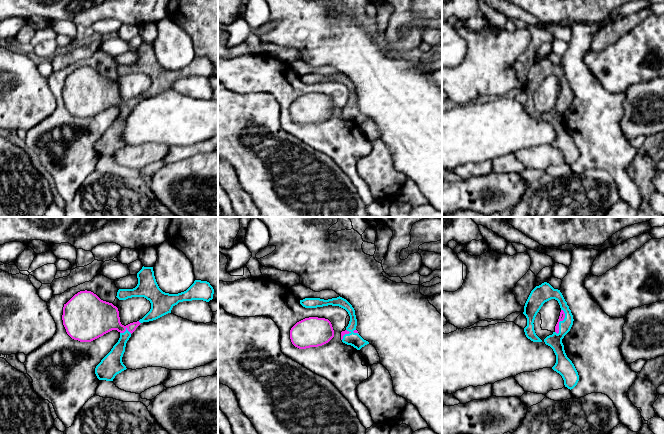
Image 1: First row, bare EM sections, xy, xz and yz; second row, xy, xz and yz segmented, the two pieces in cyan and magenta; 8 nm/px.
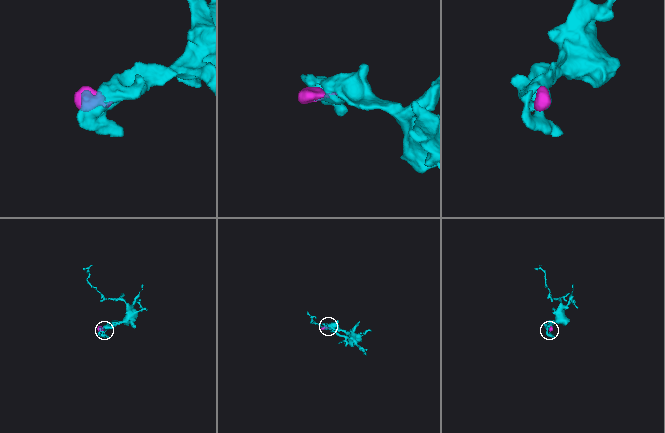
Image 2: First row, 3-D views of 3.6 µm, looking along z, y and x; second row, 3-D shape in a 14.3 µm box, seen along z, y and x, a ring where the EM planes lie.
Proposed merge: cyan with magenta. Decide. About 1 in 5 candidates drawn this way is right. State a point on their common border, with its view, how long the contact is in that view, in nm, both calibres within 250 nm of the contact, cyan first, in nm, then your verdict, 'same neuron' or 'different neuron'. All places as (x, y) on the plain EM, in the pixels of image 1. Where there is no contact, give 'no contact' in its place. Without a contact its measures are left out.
meets cyan in yz at (560, 97); contact 220 nm long; 120 nm thick on the cyan side, 50 nm on the other; same neuron

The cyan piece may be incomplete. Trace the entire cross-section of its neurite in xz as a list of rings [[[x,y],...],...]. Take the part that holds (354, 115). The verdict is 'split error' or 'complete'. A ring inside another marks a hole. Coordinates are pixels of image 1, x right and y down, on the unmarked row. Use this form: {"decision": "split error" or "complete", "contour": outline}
{"decision": "split error", "contour": [[[340,72],[328,76],[320,74],[305,74],[303,76],[300,76],[300,80],[305,84],[317,84],[332,81],[339,82],[345,85],[350,92],[350,97],[348,102],[346,103],[346,106],[341,108],[342,118],[347,121],[353,122],[357,126],[360,126],[362,123],[369,120],[369,118],[364,116],[356,106],[357,95],[355,91],[355,86],[346,75]]]}

